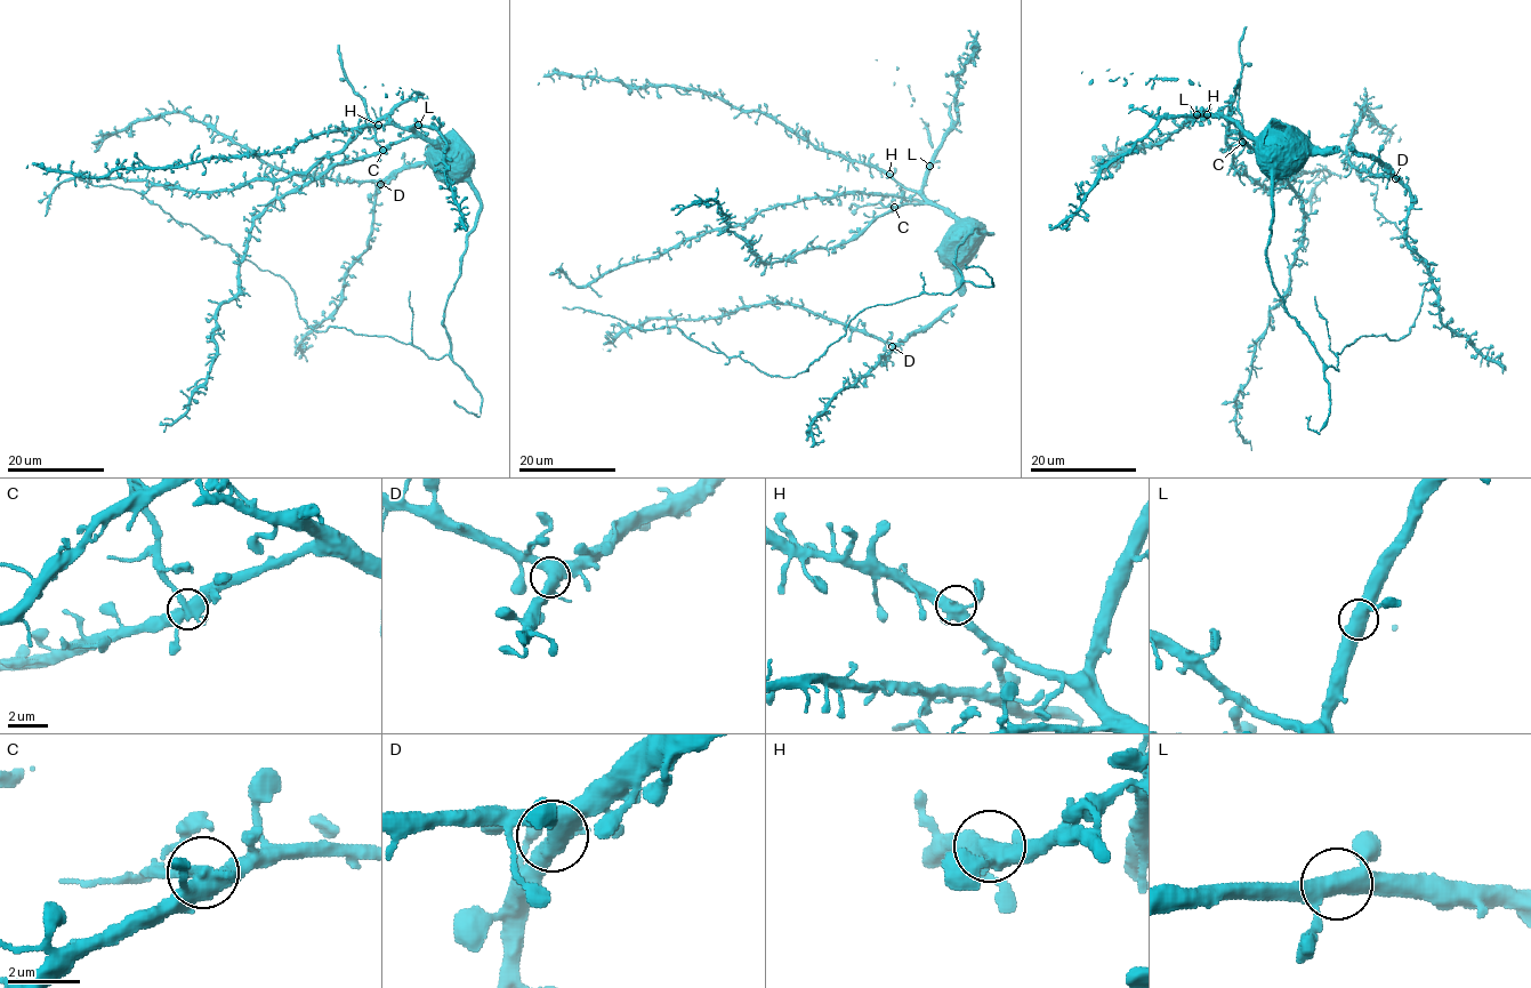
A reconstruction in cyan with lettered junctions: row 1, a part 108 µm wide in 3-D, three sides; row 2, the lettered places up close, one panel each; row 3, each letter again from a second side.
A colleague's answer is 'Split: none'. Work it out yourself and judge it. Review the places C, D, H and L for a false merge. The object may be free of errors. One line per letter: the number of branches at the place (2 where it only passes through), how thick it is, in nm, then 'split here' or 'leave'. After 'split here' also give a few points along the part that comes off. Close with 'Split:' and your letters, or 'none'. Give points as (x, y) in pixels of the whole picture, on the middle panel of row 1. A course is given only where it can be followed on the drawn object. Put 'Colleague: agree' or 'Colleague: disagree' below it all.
C: branches 4; calibre 500 nm; split here; course (894, 207), (854, 205), (849, 210)
D: branches 4; calibre 500 nm; leave
H: branches 4; calibre 480 nm; leave
L: branches 4; calibre 460 nm; leave
Split: C
Colleague: disagree

